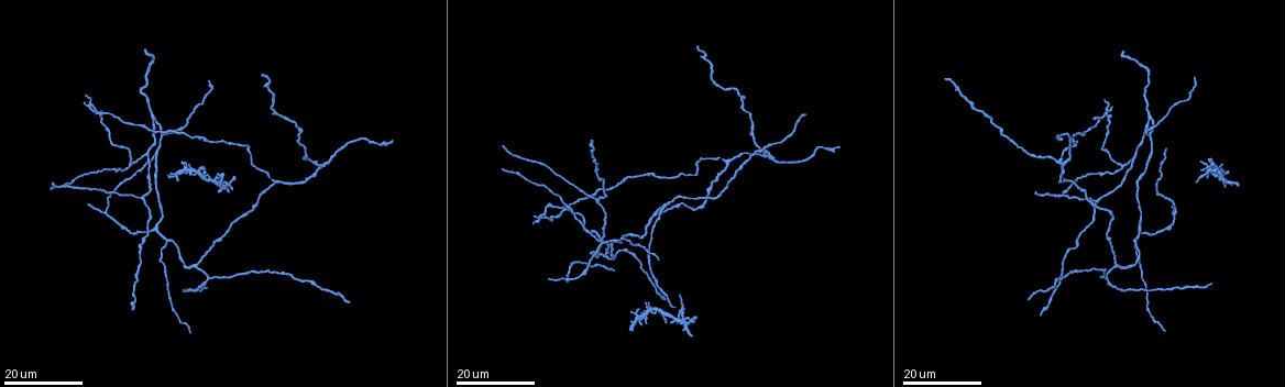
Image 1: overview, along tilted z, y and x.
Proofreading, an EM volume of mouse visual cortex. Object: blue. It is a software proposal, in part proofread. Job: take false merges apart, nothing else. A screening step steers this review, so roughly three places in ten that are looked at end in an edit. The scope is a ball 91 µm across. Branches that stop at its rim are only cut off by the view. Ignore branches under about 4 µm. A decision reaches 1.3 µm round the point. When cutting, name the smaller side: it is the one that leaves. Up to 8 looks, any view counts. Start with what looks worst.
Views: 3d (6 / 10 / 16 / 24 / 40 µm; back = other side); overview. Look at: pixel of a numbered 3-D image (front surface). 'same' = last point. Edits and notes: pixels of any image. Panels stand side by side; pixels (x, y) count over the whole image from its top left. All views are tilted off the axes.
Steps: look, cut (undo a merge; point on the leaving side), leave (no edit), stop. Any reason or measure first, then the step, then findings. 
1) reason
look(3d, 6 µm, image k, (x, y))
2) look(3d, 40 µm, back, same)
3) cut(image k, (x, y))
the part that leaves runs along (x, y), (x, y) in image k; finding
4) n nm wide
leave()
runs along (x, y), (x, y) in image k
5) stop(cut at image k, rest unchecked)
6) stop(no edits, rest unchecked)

a fork
look(3d, 24 µm, image 1, (769, 154))

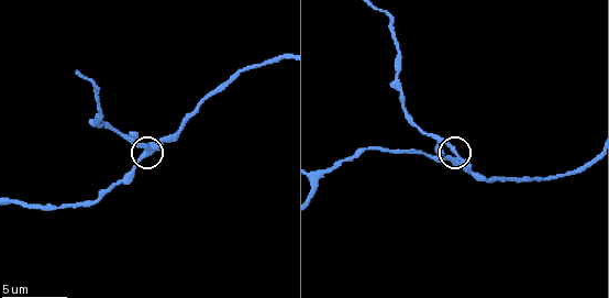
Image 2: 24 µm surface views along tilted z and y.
look(3d, 10 µm, image 2, (457, 156))

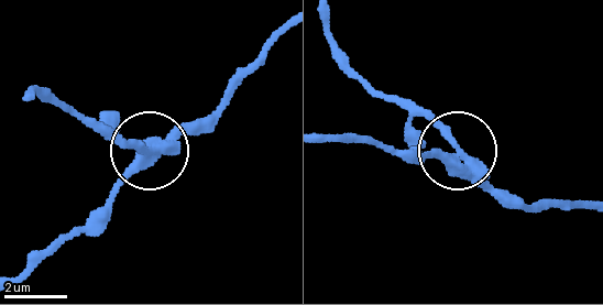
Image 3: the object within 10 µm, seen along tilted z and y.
look(3d, 10 µm, back, image 3, (463, 154))

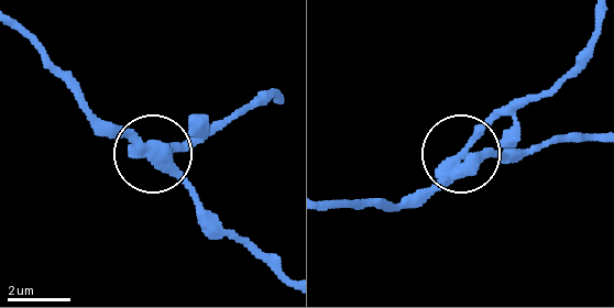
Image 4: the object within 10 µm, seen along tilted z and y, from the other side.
370 nm wide
cut(image 4, (478, 129))
the part that leaves runs along (452, 168), (492, 123), (525, 108), (566, 69), (595, 31) in image 4; a second neuron is stuck on

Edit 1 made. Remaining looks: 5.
redraw
look(overview)

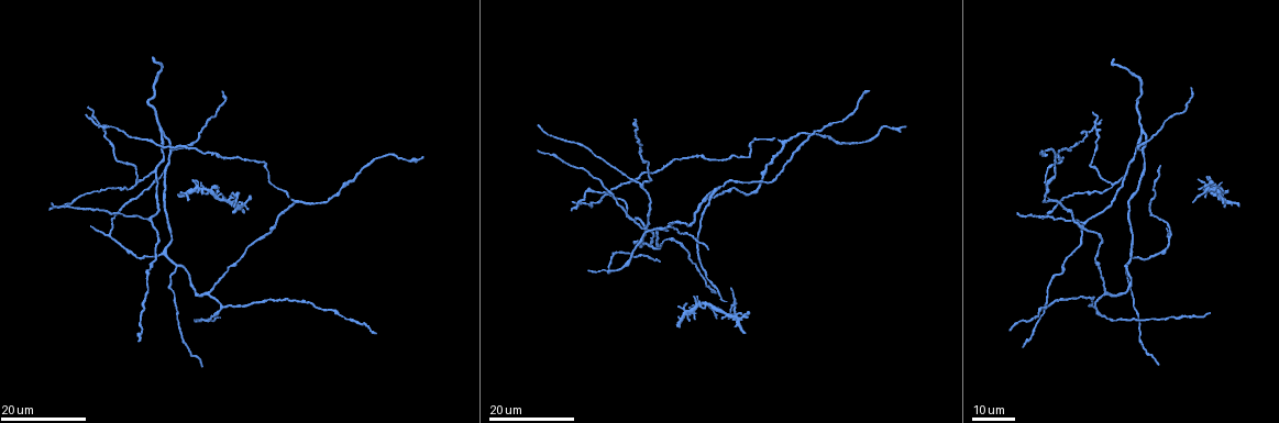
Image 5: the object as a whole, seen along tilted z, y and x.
a fork
look(3d, 16 µm, image 5, (223, 307))

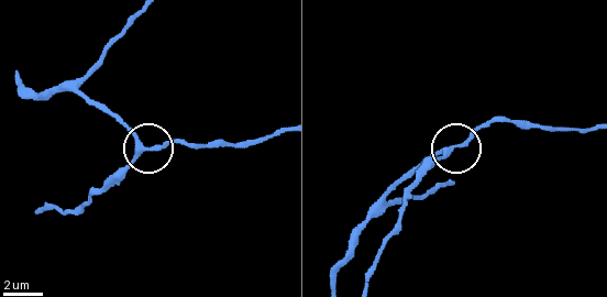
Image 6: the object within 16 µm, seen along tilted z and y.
zoom in
look(3d, 6 µm, image 6, (450, 148))

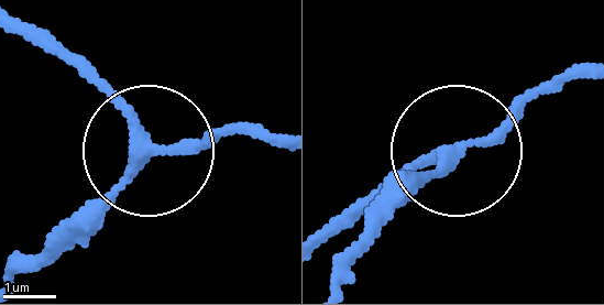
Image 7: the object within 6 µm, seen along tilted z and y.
230 nm wide
leave()
runs along (22, 24), (119, 105), (136, 144), (132, 171), (66, 233) in image 7; continuous, no second neuron

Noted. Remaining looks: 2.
three-way junction
look(3d, 24 µm, image 5, (705, 201))

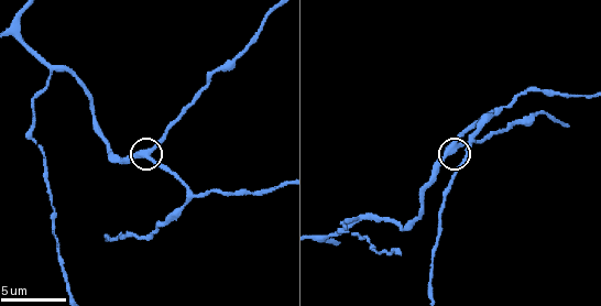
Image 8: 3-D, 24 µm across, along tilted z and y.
look(3d, 6 µm, image 8, (457, 145))

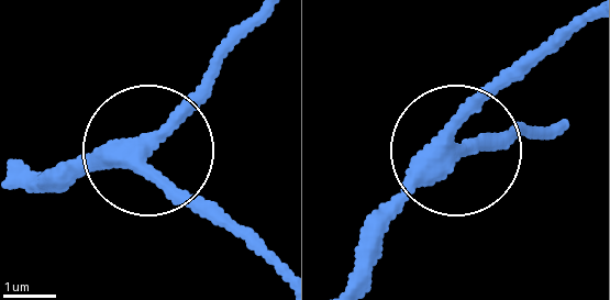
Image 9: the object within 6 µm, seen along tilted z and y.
3 arms
leave()
runs along (346, 285), (469, 114), (548, 37) in image 9; one neuron here

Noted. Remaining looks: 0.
stop(cut at image 4, rest unchecked)

